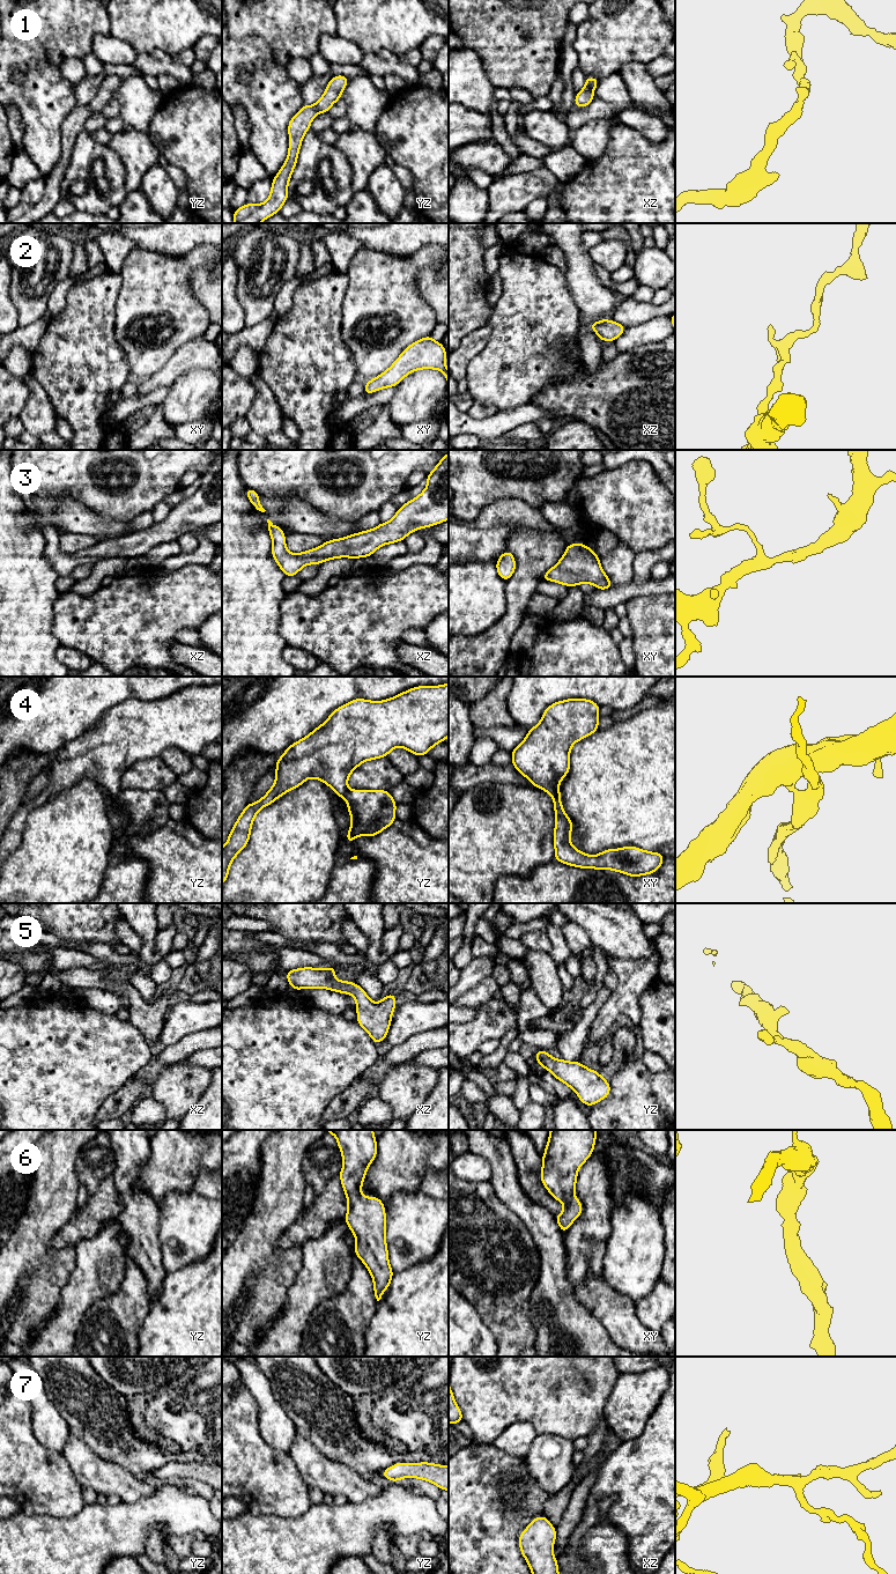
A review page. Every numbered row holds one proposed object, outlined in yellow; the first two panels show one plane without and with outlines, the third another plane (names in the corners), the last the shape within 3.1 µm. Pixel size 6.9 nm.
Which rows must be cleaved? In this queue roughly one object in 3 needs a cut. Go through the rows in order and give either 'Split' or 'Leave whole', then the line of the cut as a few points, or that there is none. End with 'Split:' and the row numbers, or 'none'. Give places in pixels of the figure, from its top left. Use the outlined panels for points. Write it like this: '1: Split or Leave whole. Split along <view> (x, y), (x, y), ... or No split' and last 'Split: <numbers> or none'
1: Leave whole. No split
2: Leave whole. No split
3: Leave whole. No split
4: Split. Split along xy (558, 790), (552, 795)
5: Leave whole. No split
6: Leave whole. No split
7: Leave whole. No split
Split: 4

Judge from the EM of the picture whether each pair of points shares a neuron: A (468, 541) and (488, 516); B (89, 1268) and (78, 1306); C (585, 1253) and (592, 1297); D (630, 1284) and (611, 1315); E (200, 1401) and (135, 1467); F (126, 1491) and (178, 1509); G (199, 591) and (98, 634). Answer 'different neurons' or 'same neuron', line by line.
A: different neurons
B: same neuron
C: different neurons
D: different neurons
E: different neurons
F: different neurons
G: same neuron

